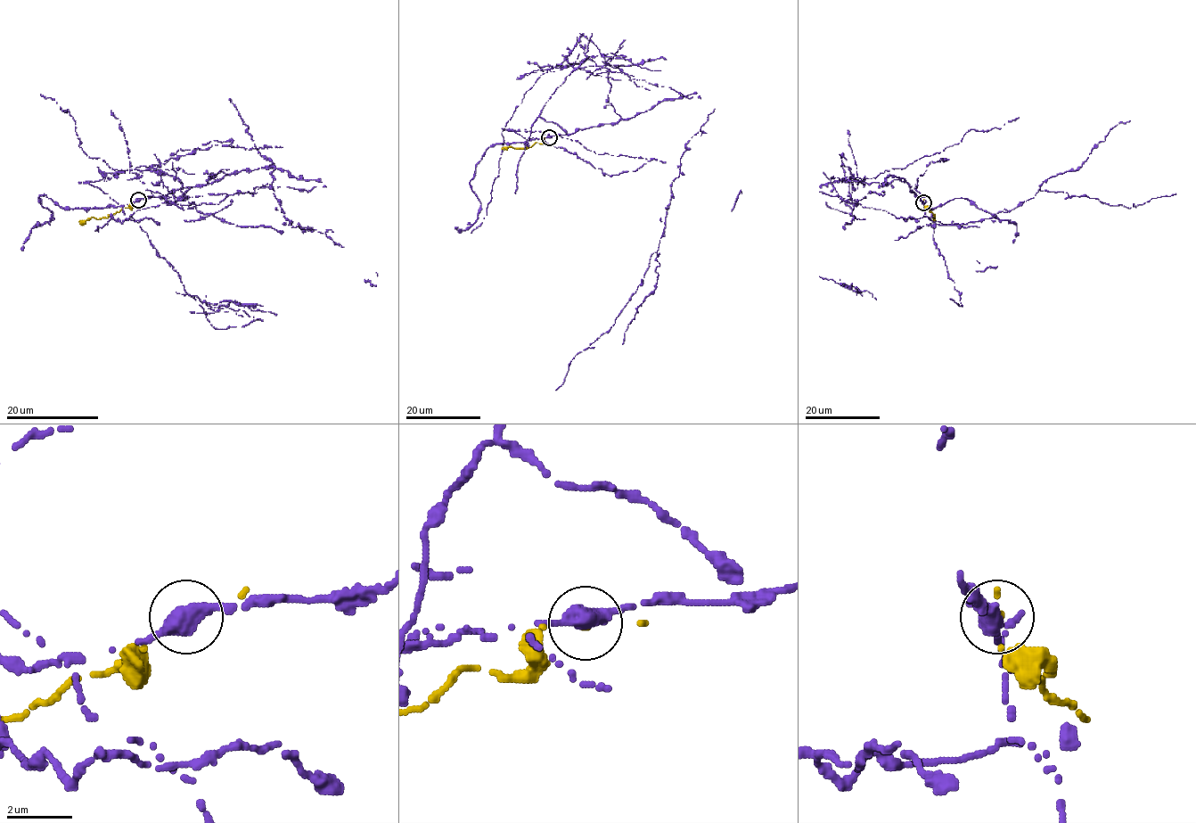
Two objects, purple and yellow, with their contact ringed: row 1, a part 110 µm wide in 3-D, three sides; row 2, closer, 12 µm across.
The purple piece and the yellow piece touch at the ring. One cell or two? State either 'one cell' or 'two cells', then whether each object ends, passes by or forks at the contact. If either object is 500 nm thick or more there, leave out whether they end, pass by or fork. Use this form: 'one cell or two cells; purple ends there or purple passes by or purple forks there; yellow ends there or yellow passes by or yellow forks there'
two cells; purple passes by; yellow ends there

